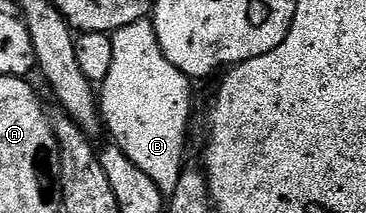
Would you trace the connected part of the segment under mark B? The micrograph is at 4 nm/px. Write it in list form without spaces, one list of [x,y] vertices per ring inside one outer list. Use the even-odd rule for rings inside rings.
[[[145,17],[130,26],[121,27],[119,31],[112,33],[112,38],[110,73],[99,86],[98,107],[102,125],[113,138],[114,147],[123,150],[127,158],[155,182],[160,192],[169,197],[175,192],[185,169],[183,158],[193,106],[192,81],[178,67],[168,62],[159,46],[152,19]]]

